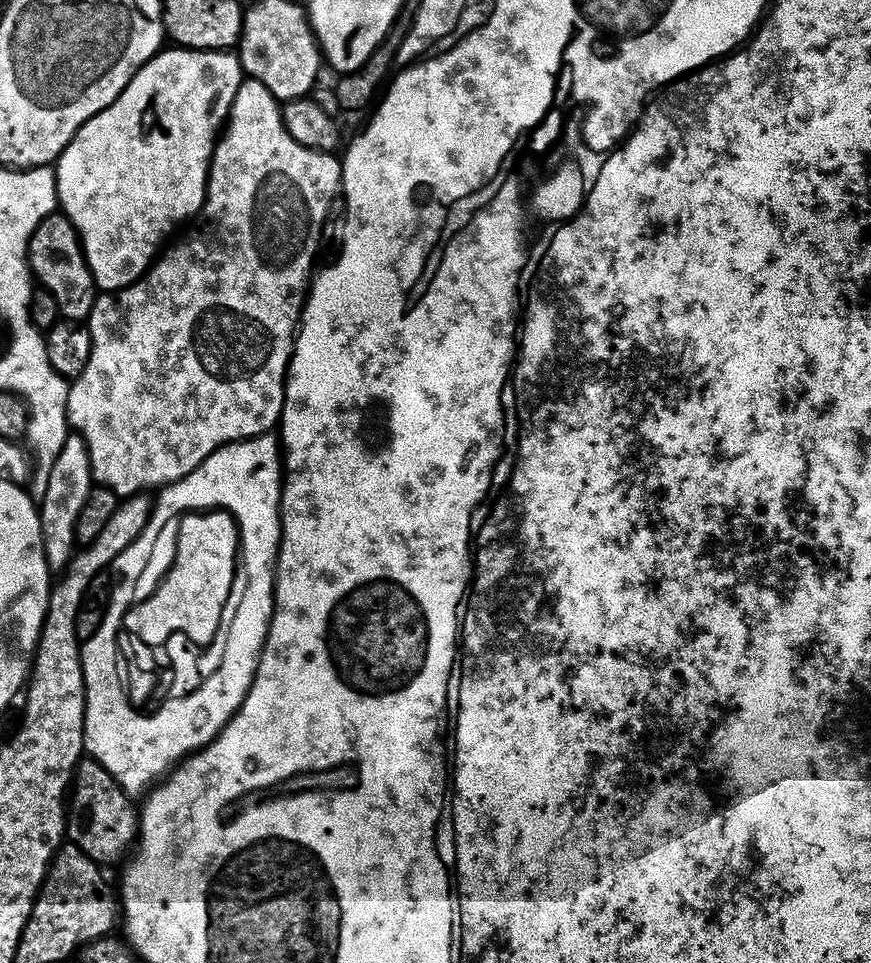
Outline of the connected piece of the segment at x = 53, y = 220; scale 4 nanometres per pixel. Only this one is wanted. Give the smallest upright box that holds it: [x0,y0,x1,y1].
[28,211,98,321]

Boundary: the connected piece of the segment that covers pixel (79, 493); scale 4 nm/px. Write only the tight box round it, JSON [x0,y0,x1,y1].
[38,432,94,573]

